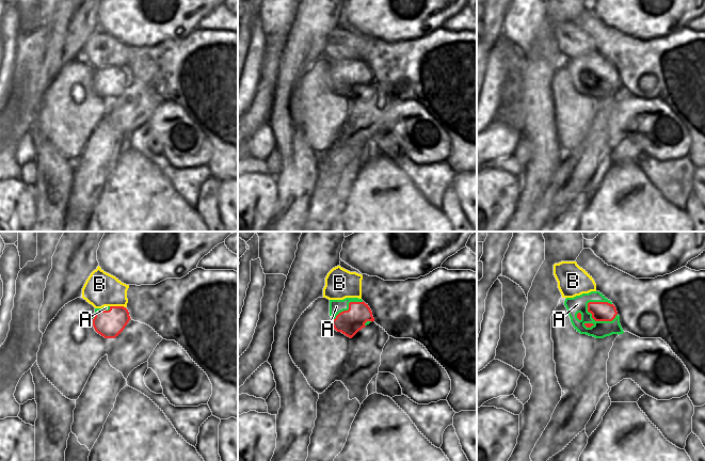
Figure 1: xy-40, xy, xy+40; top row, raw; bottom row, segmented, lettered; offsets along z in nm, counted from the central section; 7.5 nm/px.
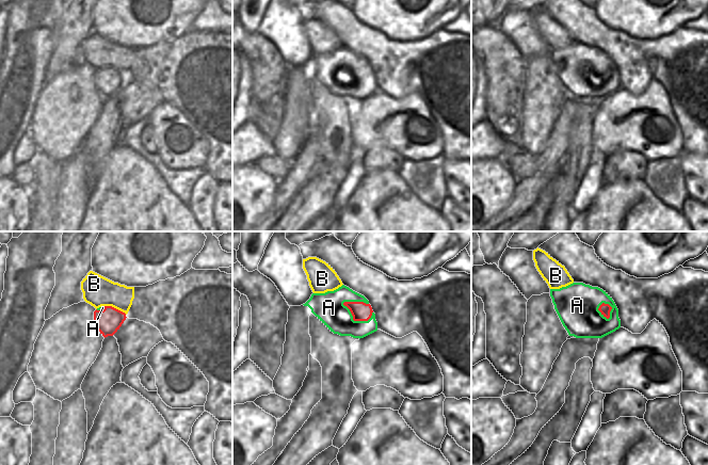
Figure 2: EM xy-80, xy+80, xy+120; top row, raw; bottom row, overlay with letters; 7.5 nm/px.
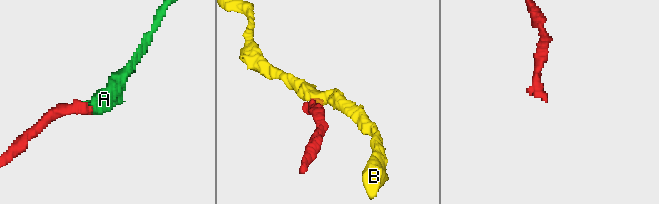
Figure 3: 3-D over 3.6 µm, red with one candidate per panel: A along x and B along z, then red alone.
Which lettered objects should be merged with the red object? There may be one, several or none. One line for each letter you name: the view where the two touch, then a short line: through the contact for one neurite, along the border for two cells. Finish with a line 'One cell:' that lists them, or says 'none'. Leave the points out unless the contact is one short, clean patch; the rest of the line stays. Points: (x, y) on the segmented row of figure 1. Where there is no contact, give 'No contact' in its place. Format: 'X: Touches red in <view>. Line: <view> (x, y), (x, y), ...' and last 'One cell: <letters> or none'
A: Touches red in xy+40
One cell: A.

